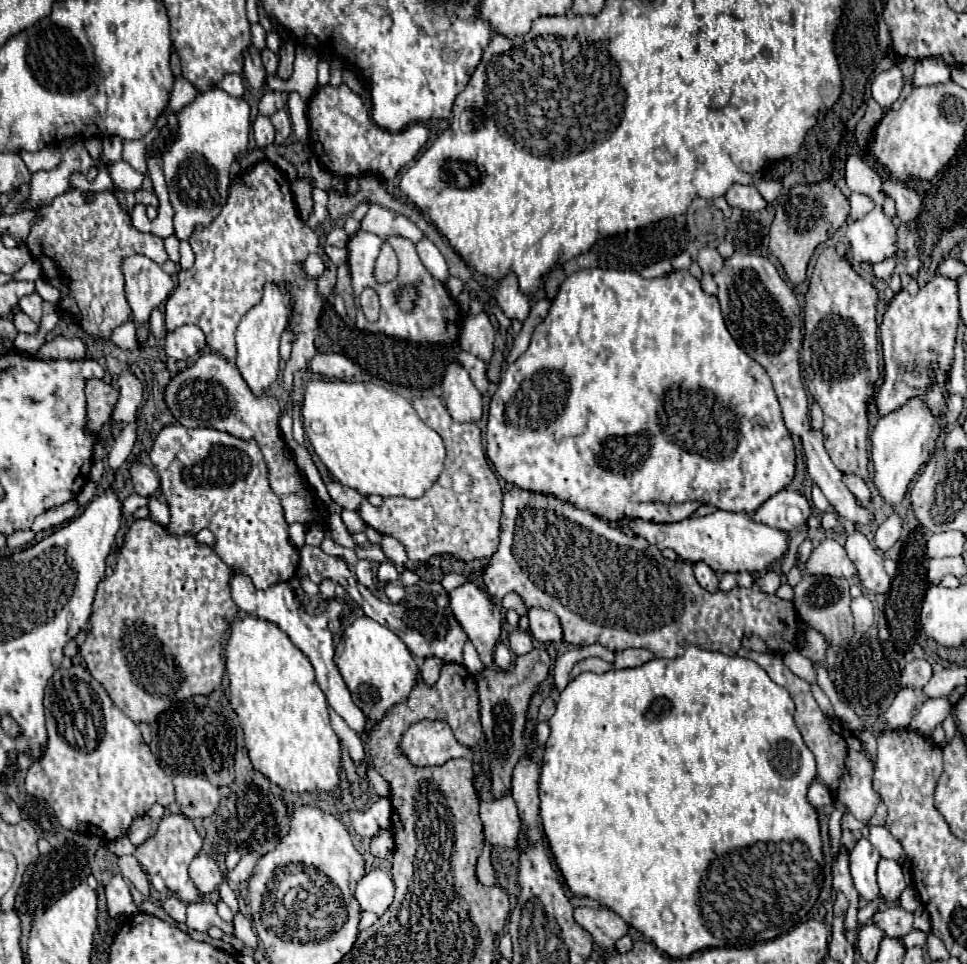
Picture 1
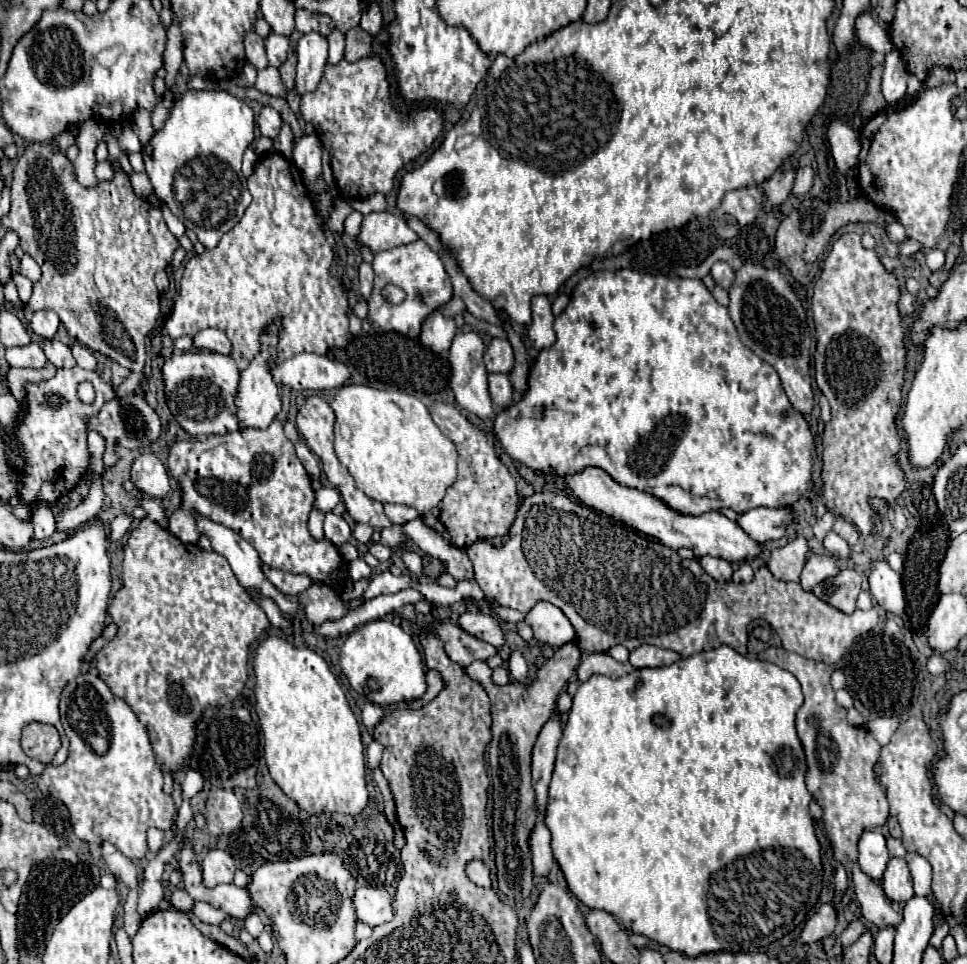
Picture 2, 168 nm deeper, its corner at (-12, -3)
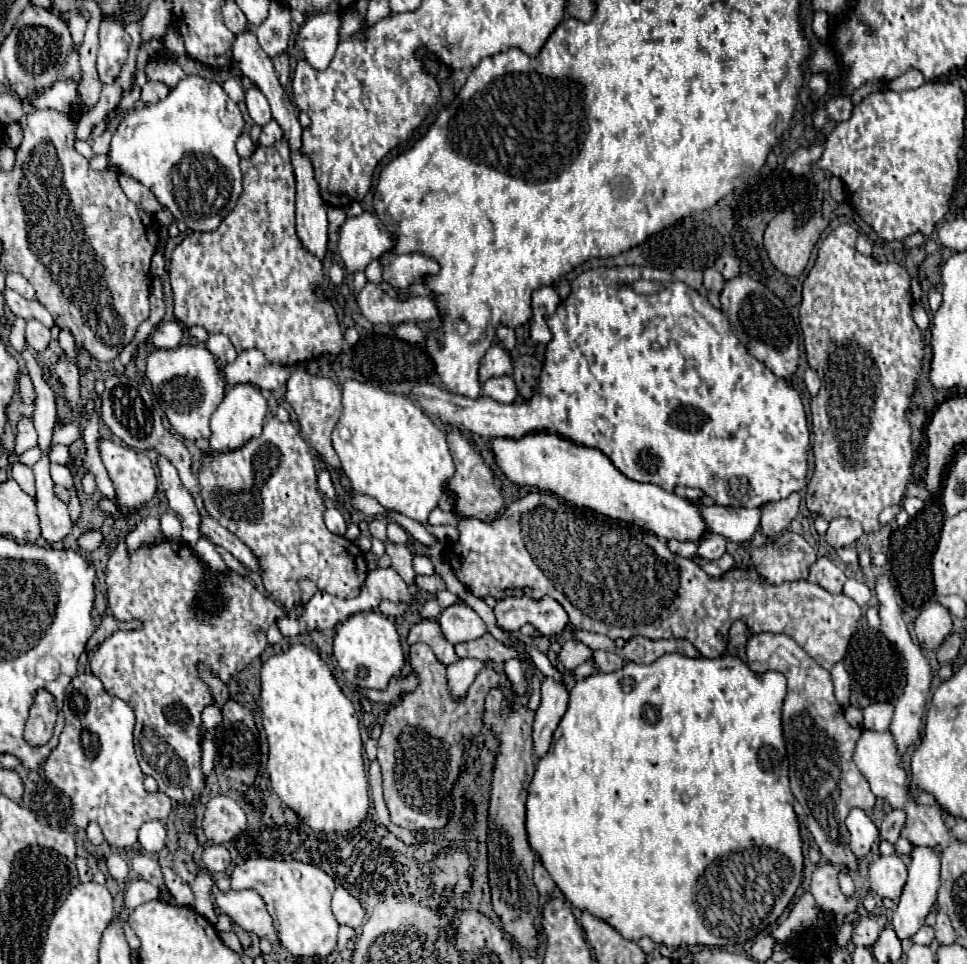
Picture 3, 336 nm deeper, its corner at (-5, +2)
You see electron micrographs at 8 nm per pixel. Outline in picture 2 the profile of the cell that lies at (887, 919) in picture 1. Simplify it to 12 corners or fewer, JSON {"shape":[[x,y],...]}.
{"shape":[[782,648],[758,658],[802,686],[806,786],[864,920],[900,926],[856,864],[864,828],[890,816],[878,742],[846,722],[832,666]]}

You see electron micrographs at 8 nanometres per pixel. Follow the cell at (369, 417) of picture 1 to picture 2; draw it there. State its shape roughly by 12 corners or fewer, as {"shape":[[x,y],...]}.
{"shape":[[346,384],[334,450],[372,500],[440,504],[456,446],[428,408]]}

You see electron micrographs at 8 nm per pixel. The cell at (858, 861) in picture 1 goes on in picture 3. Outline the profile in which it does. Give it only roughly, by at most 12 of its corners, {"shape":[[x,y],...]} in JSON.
{"shape":[[851,809],[847,829],[855,857],[869,855],[879,831],[863,809]]}

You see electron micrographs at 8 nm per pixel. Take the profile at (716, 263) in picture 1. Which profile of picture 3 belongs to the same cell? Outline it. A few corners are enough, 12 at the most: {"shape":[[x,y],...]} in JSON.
{"shape":[[705,269],[703,287],[721,293],[725,285],[717,269]]}

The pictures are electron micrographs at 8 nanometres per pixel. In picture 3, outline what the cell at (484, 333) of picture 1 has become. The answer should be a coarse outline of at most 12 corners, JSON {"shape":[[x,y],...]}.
{"shape":[[499,343],[479,367],[479,381],[513,375],[513,359]]}

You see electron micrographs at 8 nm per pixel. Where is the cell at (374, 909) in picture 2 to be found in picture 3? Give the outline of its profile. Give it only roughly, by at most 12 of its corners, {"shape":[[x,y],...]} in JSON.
{"shape":[[341,885],[331,911],[339,925],[357,929],[365,917],[361,903]]}

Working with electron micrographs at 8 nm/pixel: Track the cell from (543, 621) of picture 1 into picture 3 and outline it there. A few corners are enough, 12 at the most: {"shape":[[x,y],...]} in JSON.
{"shape":[[507,597],[493,611],[515,633],[531,623],[557,635],[569,623],[553,597]]}

